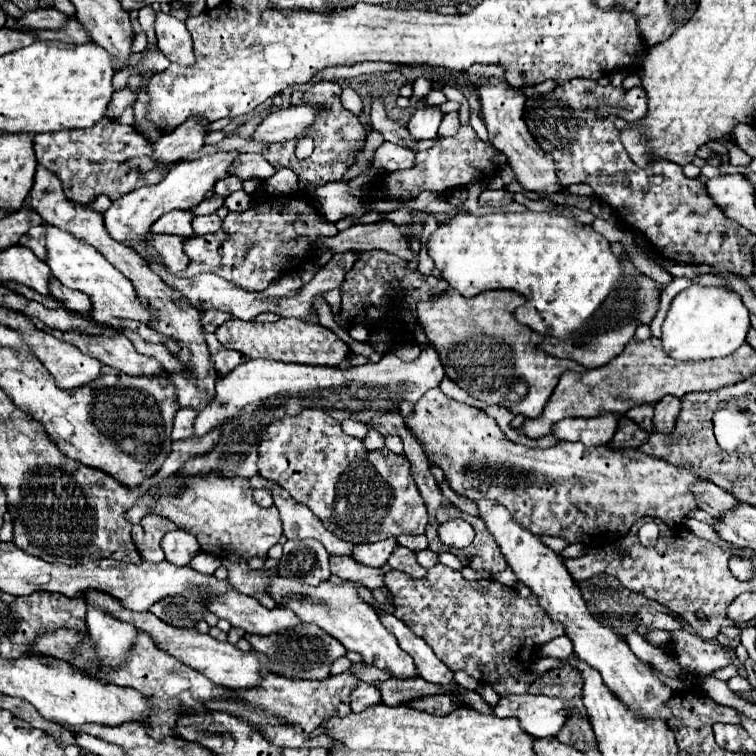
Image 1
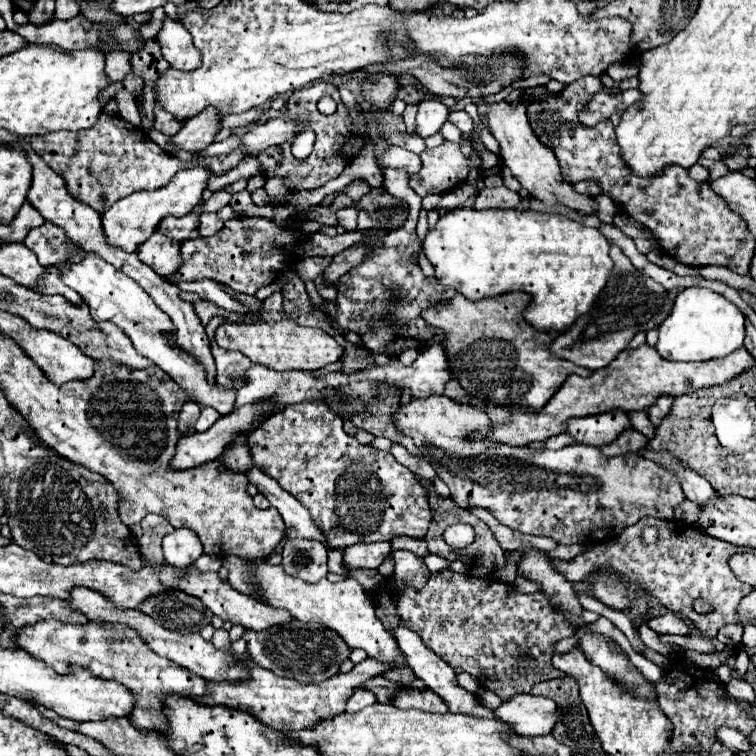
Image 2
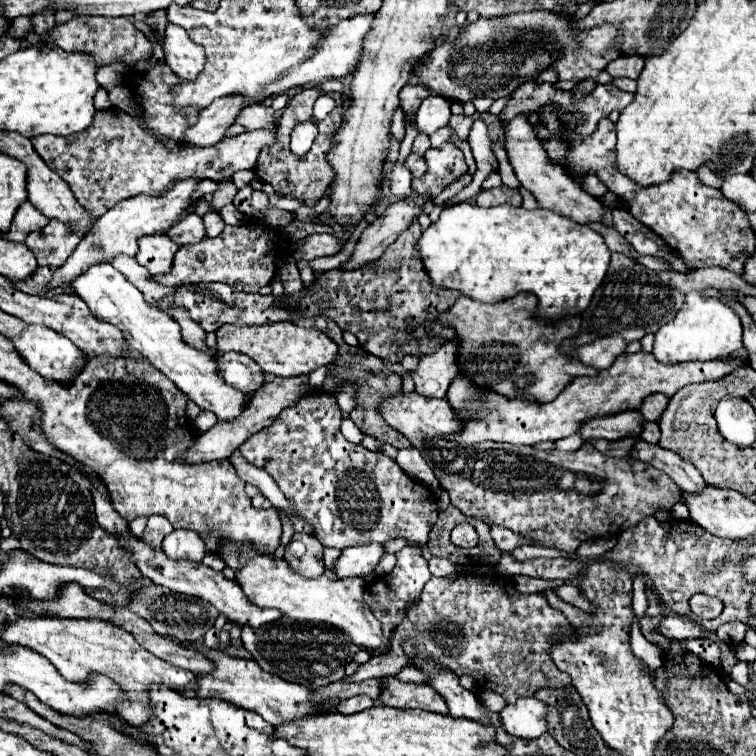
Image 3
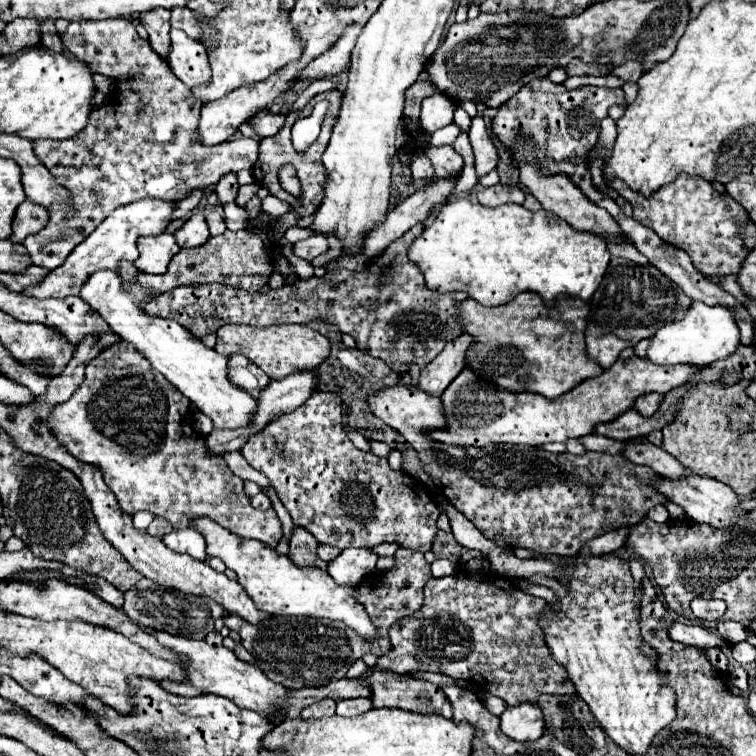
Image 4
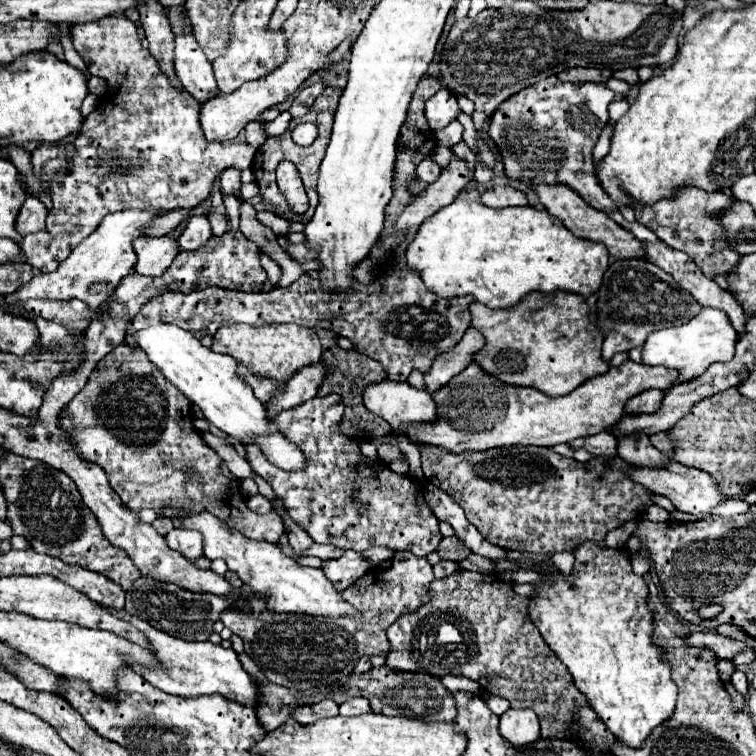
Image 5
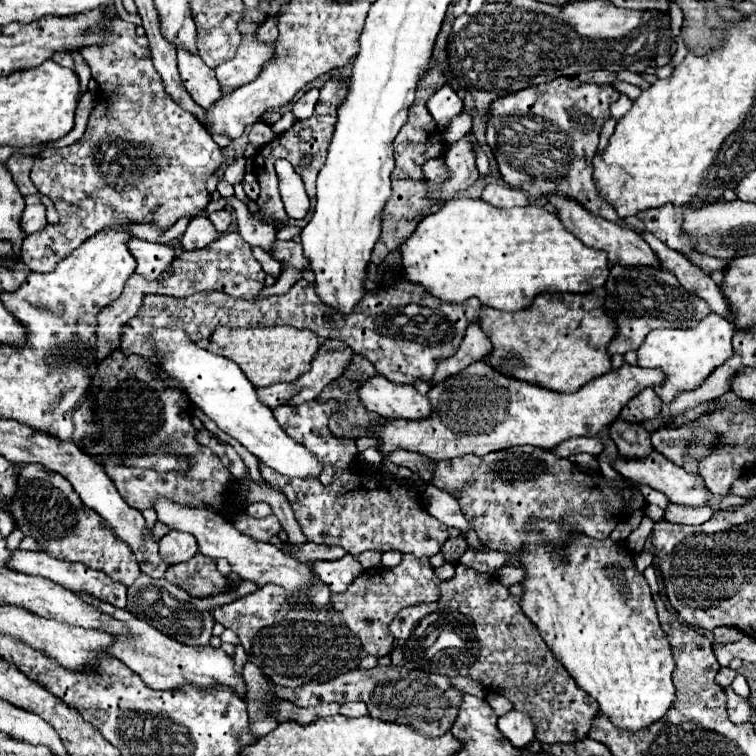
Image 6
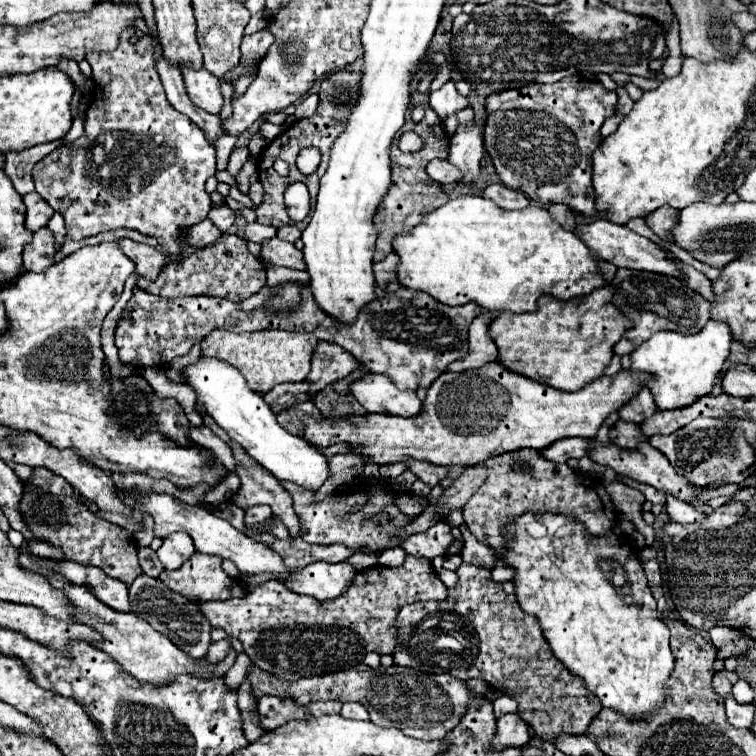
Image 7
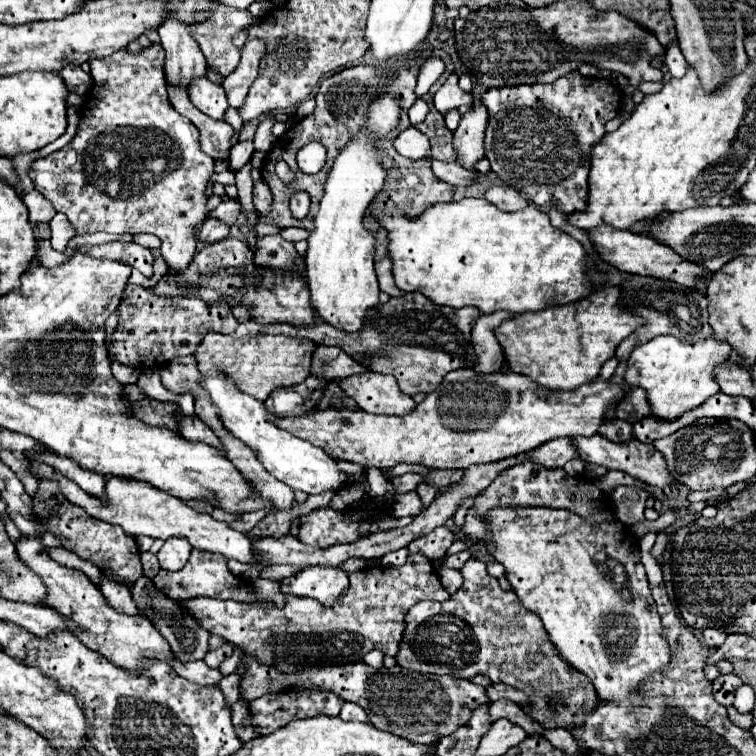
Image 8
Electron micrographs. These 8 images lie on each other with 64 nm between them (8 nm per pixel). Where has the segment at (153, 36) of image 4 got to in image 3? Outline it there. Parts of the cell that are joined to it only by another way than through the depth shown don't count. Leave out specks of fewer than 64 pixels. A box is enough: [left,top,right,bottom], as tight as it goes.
[144,10,168,44]

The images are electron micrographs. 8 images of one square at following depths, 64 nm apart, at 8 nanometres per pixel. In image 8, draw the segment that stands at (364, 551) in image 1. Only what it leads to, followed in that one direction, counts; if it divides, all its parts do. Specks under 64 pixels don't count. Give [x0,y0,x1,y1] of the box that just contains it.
[280,566,348,604]

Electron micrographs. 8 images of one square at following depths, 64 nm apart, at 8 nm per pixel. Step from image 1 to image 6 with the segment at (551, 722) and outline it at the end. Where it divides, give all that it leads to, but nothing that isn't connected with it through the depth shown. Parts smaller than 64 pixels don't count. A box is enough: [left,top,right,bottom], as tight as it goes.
[498,710,534,748]

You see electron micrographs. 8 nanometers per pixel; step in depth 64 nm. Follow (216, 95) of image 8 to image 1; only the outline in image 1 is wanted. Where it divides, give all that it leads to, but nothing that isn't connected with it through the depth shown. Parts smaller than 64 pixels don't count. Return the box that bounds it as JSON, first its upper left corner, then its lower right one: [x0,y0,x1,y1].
[156,14,196,66]

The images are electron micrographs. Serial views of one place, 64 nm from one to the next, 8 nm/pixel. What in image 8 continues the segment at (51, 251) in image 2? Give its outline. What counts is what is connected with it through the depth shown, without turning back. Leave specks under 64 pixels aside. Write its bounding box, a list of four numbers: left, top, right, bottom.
[30,44,214,270]

